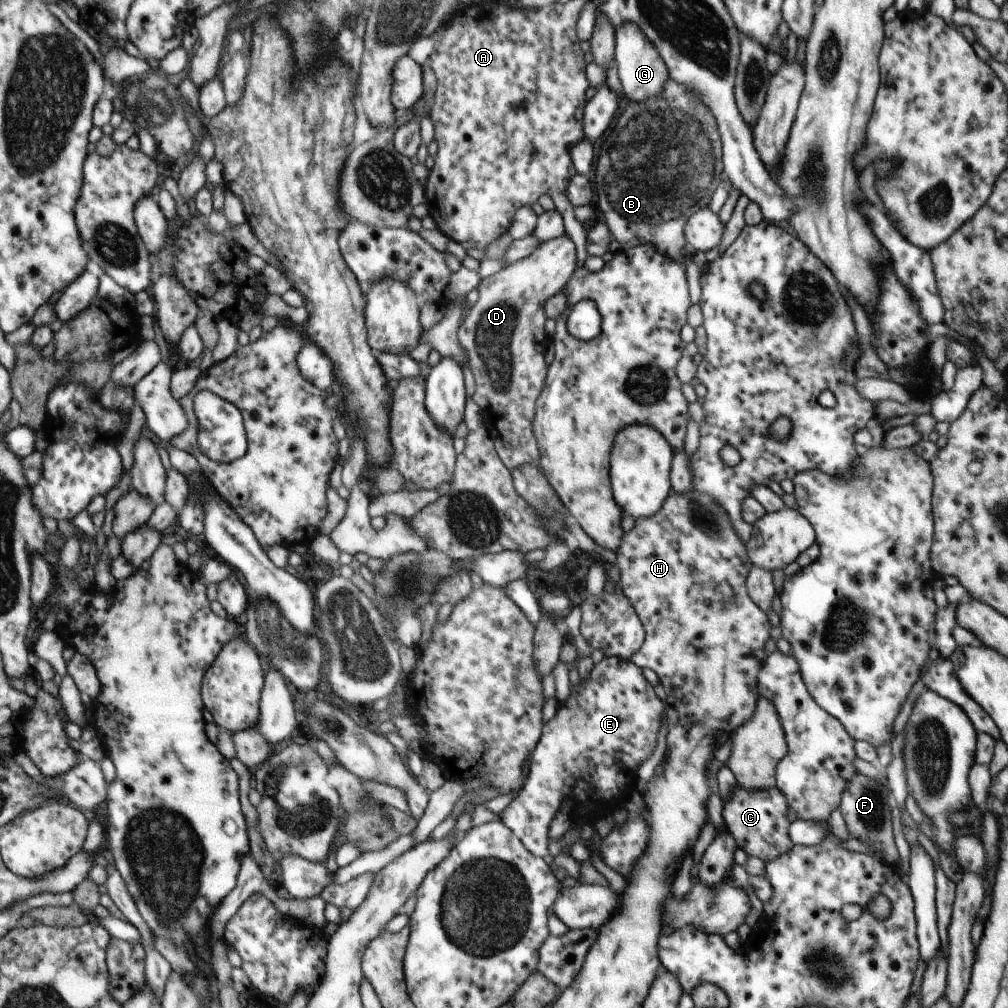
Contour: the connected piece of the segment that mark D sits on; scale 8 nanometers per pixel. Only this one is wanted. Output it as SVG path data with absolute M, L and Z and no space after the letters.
M568 235L544 241L530 256L483 278L477 288L478 302L472 306L472 310L458 327L458 340L468 356L468 366L476 382L476 391L472 399L481 408L485 420L492 429L490 436L500 460L510 470L524 464L541 469L539 446L534 436L532 422L536 416L536 400L542 394L548 372L542 345L547 335L544 328L547 320L544 304L548 298L558 294L568 284L568 280L577 269L576 263L576 247Z

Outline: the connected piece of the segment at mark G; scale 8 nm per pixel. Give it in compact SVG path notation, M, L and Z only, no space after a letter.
M624 22L615 29L615 60L624 94L630 101L647 102L663 92L670 77L669 70L656 46L646 38L638 24Z

